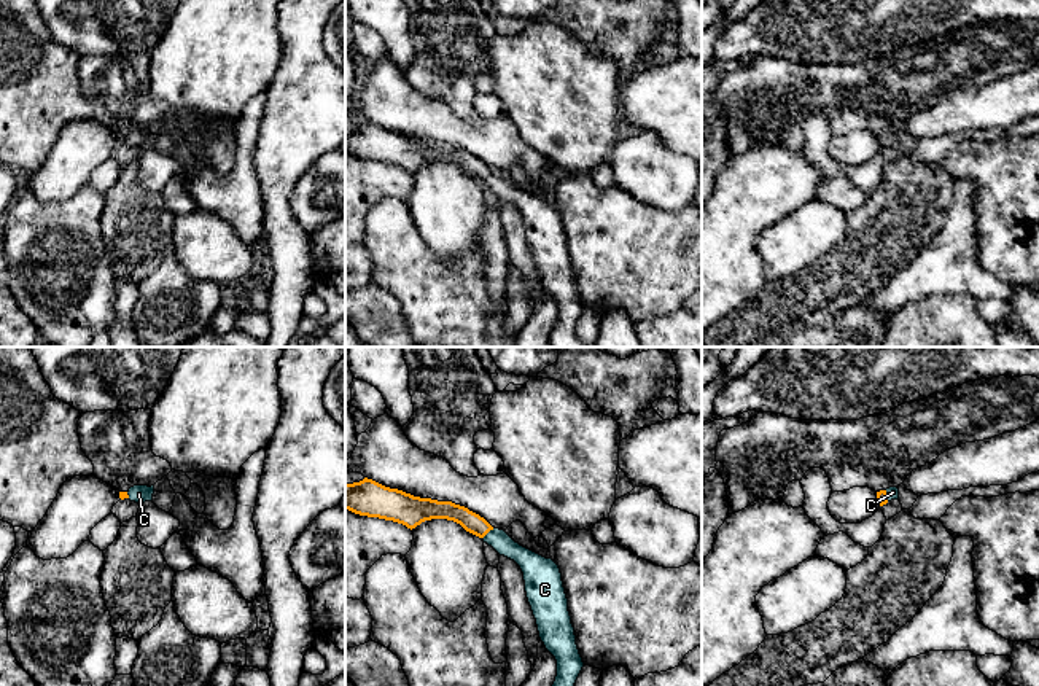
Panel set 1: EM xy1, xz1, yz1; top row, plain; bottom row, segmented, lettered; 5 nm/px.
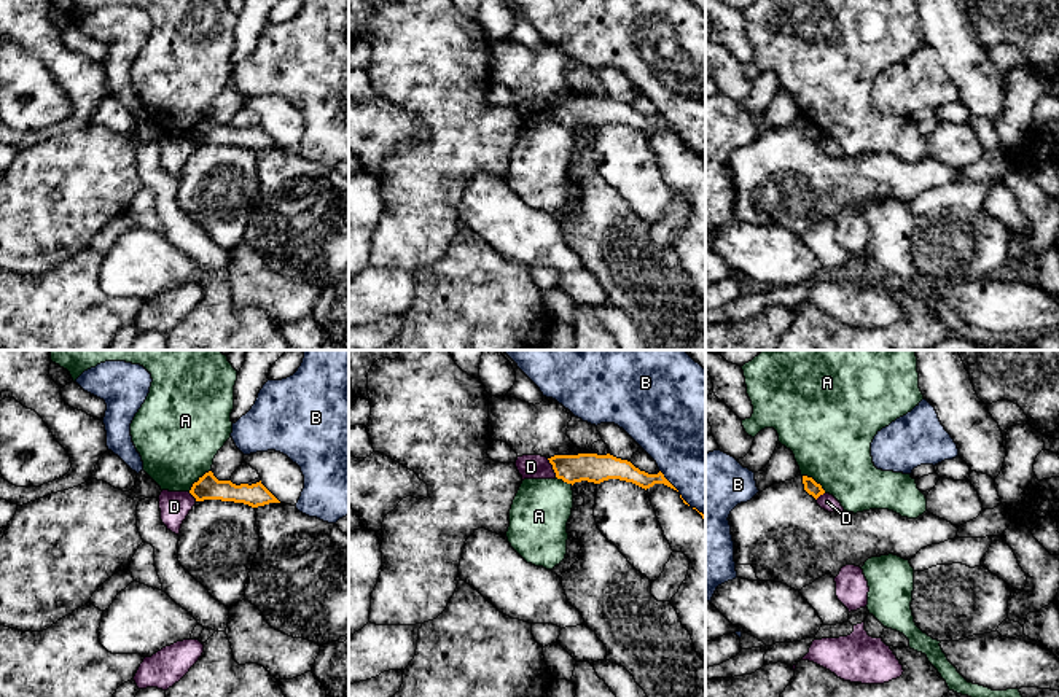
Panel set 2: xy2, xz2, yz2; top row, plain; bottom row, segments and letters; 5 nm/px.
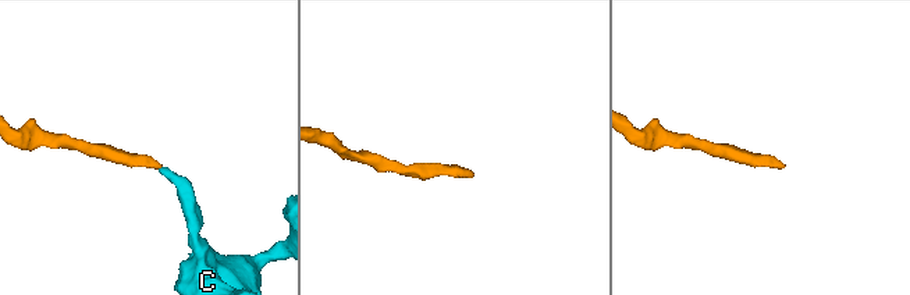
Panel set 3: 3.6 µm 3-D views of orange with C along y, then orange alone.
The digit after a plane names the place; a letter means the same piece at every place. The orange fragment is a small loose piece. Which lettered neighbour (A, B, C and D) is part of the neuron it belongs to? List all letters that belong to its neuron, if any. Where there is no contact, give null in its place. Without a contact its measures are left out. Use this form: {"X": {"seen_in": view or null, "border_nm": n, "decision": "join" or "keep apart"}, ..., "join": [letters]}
{"A": {"seen_in": "xy2", "border_nm": 160, "decision": "keep apart"}, "B": {"seen_in": "xz2", "border_nm": 150, "decision": "keep apart"}, "C": {"seen_in": "xz1", "border_nm": 80, "decision": "join"}, "D": {"seen_in": "xz2", "border_nm": 110, "decision": "keep apart"}, "join": ["C"]}

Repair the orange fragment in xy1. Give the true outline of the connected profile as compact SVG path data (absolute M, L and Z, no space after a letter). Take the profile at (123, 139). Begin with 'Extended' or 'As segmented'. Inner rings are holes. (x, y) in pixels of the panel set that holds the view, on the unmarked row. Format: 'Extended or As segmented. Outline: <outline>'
Extended. Outline: M134 129L127 135L119 135L119 142L129 142L130 145L135 145L138 148L145 145L151 145L154 137L154 129Z

